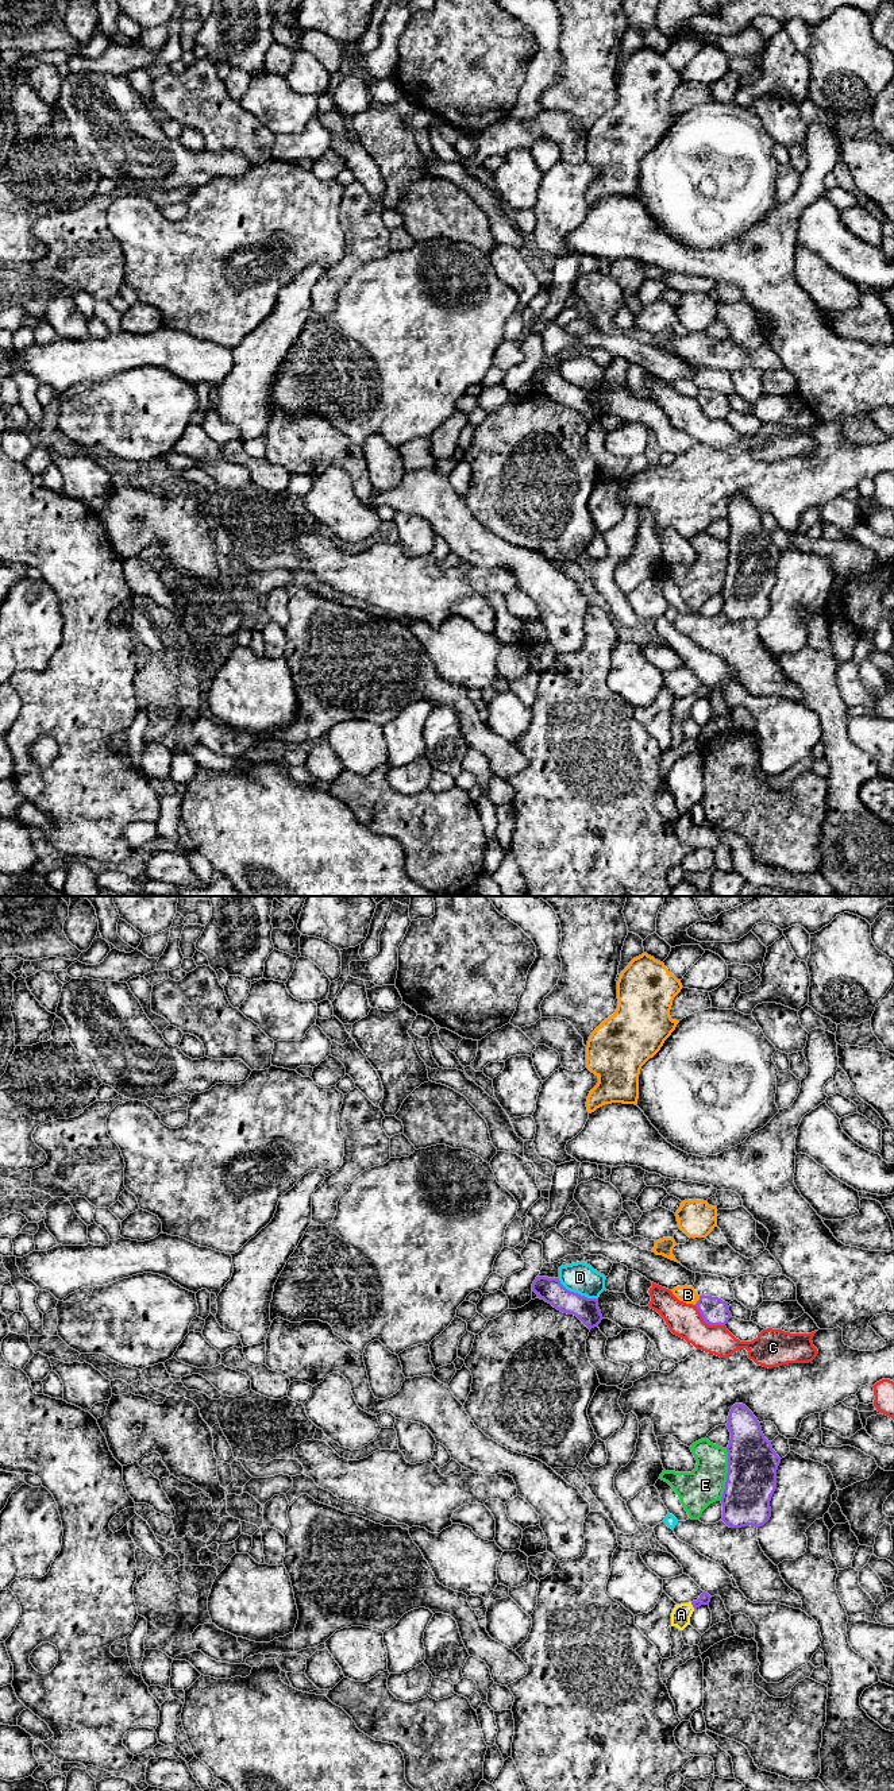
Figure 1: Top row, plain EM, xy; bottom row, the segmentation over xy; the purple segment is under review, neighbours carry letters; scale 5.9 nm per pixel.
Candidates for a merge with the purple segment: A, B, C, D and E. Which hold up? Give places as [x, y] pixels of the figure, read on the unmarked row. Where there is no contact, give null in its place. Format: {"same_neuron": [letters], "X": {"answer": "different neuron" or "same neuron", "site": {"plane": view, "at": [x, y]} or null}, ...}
{"same_neuron": ["A"], "A": {"answer": "same neuron", "site": {"plane": "xy", "at": [692, 697]}}, "B": {"answer": "different neuron", "site": {"plane": "xy", "at": [698, 393]}}, "C": {"answer": "different neuron", "site": {"plane": "xy", "at": [706, 416]}}, "D": {"answer": "different neuron", "site": {"plane": "xy", "at": [577, 386]}}, "E": {"answer": "different neuron", "site": {"plane": "xy", "at": [727, 567]}}}

